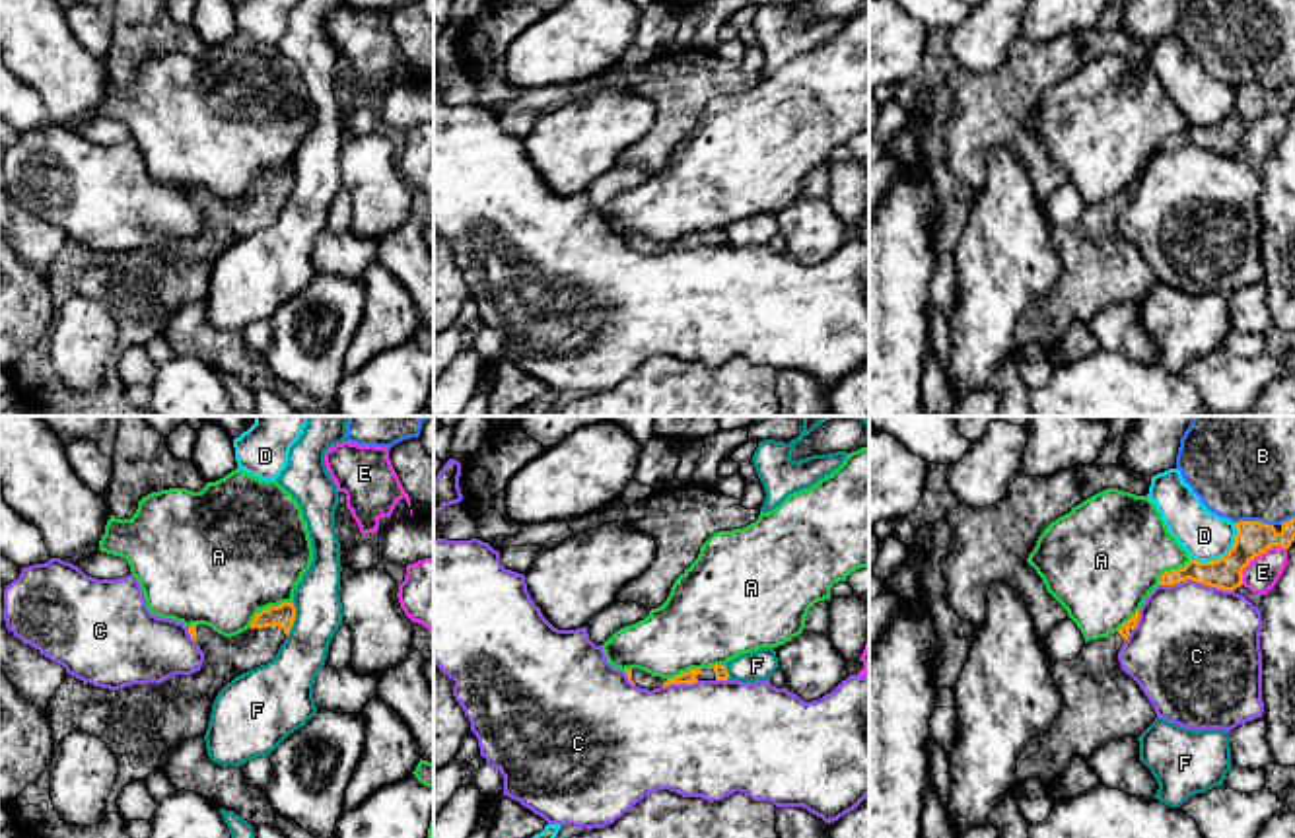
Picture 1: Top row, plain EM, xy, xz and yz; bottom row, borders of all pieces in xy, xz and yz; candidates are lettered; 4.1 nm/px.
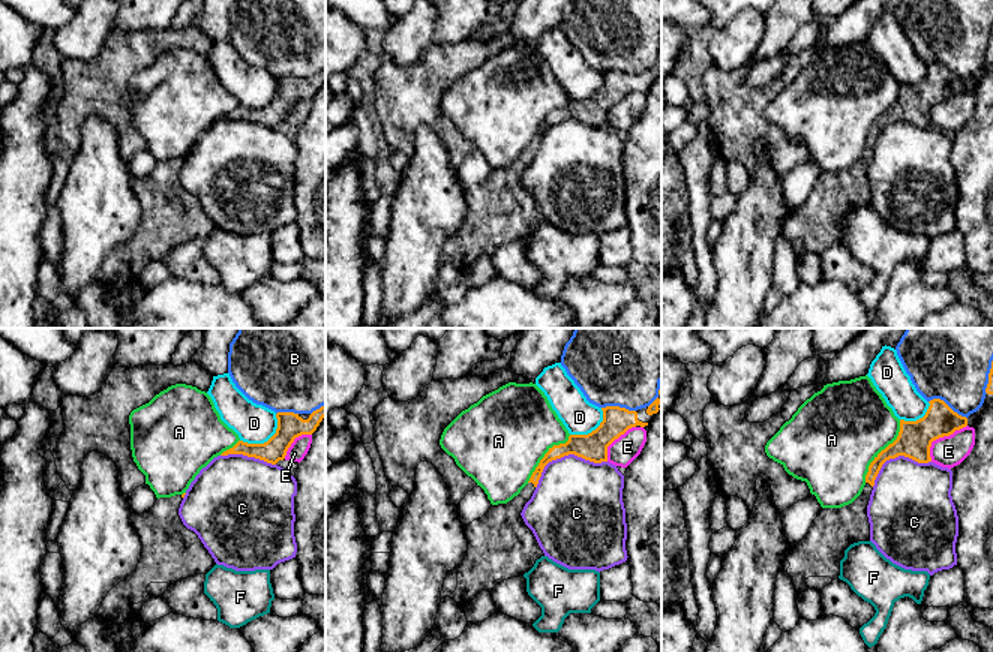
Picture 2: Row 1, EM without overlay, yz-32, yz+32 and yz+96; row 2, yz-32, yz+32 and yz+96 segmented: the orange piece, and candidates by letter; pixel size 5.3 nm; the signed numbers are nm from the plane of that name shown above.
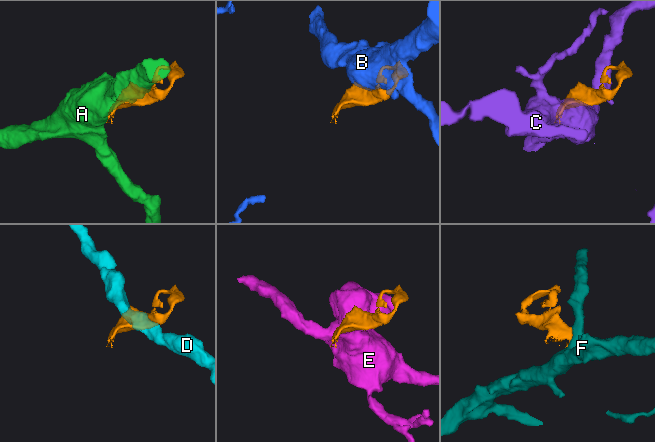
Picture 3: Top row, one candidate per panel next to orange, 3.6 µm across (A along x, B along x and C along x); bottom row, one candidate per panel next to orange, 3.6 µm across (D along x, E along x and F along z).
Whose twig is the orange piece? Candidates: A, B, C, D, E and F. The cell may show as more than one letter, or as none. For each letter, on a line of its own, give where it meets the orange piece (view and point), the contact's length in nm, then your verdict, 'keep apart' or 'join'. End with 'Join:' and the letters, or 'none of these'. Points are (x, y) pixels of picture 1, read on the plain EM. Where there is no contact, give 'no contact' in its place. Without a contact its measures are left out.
A: xy (269, 172) | 220 nm | keep apart
B: yz (1255, 86) | 160 nm | keep apart
C: yz (1196, 144) | 320 nm | keep apart
D: yz (1224, 121) | 240 nm | keep apart
E: yz (1257, 119) | 240 nm | keep apart
F: xy (294, 183) | 150 nm | keep apart
Join: none of these

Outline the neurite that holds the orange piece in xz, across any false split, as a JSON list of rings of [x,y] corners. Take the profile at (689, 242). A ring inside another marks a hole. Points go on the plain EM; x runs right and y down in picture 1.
[[[714,229],[710,233],[690,233],[673,243],[651,241],[649,237],[640,235],[640,233],[626,233],[624,237],[632,249],[640,253],[648,253],[648,255],[669,251],[669,249],[694,249],[698,245],[727,245],[729,243],[725,229]]]

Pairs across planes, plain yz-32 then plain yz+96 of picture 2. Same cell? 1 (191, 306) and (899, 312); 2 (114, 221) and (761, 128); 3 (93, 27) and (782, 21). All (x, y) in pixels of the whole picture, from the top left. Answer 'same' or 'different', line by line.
1: different
2: different
3: different

